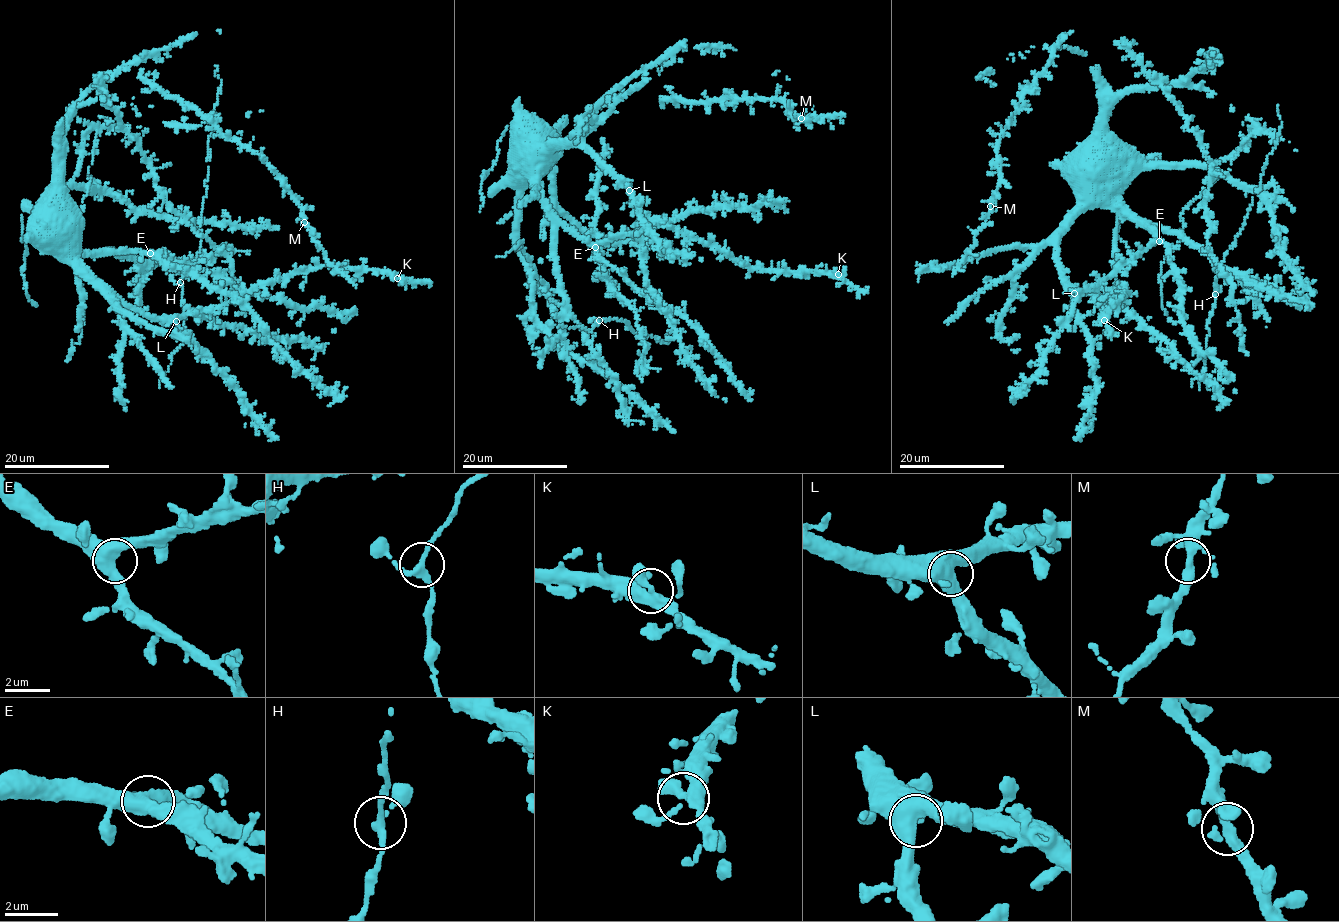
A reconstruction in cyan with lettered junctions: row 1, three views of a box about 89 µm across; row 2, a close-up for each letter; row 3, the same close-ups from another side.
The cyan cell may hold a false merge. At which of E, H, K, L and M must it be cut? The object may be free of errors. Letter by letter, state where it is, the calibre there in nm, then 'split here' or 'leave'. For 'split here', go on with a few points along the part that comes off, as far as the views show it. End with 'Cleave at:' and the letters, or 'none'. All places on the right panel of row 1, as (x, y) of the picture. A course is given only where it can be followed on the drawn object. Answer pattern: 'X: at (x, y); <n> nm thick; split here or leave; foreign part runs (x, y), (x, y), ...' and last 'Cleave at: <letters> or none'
E: at (1159, 241); 400 nm thick; leave
H: at (1215, 294); 260 nm thick; leave
K: at (1104, 320); 340 nm thick; leave
L: at (1074, 293); 440 nm thick; leave
M: at (990, 206); 300 nm thick; leave
Cleave at: none

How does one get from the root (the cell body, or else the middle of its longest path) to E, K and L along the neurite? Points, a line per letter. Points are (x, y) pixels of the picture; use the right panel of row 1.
E: (1071, 166), (1091, 190), (1111, 192), (1120, 198), (1133, 217), (1153, 232), (1159, 241)
K: (1071, 166), (1078, 199), (1057, 257), (1065, 282), (1078, 290), (1098, 300), (1125, 292), (1104, 320)
L: (1071, 166), (1069, 179), (1078, 199), (1072, 217), (1062, 229), (1056, 253), (1068, 287), (1074, 293)

